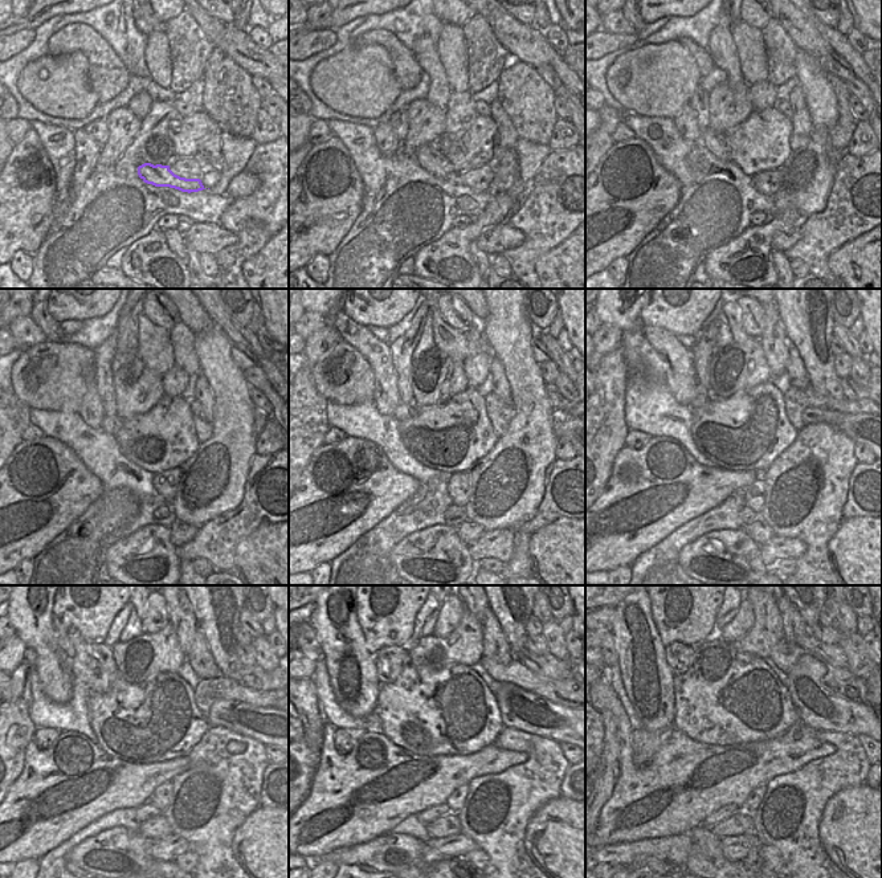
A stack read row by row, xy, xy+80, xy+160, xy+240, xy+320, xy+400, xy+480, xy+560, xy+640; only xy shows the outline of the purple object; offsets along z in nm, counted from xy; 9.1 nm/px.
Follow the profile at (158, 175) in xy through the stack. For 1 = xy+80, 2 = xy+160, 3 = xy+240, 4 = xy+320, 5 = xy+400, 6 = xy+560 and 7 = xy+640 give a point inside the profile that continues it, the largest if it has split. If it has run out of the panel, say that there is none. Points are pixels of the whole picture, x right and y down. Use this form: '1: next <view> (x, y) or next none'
1: next xy+80 (429, 158)
2: next xy+160 (715, 142)
3: next xy+240 (111, 424)
4: next xy+320 (403, 411)
5: next xy+400 (703, 396)
6: next xy+560 (390, 661)
7: next xy+640 (680, 657)

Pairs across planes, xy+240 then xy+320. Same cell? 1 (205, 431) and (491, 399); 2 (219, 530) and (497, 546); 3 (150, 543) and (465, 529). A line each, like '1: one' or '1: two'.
1: one
2: one
3: two

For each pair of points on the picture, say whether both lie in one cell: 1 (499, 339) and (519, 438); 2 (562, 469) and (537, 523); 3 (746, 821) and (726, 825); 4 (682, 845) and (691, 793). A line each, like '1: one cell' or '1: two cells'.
1: one cell
2: one cell
3: one cell
4: two cells

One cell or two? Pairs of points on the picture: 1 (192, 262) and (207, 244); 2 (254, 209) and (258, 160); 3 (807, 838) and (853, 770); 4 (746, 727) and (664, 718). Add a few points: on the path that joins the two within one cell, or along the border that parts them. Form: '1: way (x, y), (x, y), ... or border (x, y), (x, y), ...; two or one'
1: border (186, 240), (199, 254); two
2: way (265, 197), (265, 172); one
3: way (807, 819), (807, 807), (833, 780); one
4: border (674, 687), (674, 721), (669, 727); two

